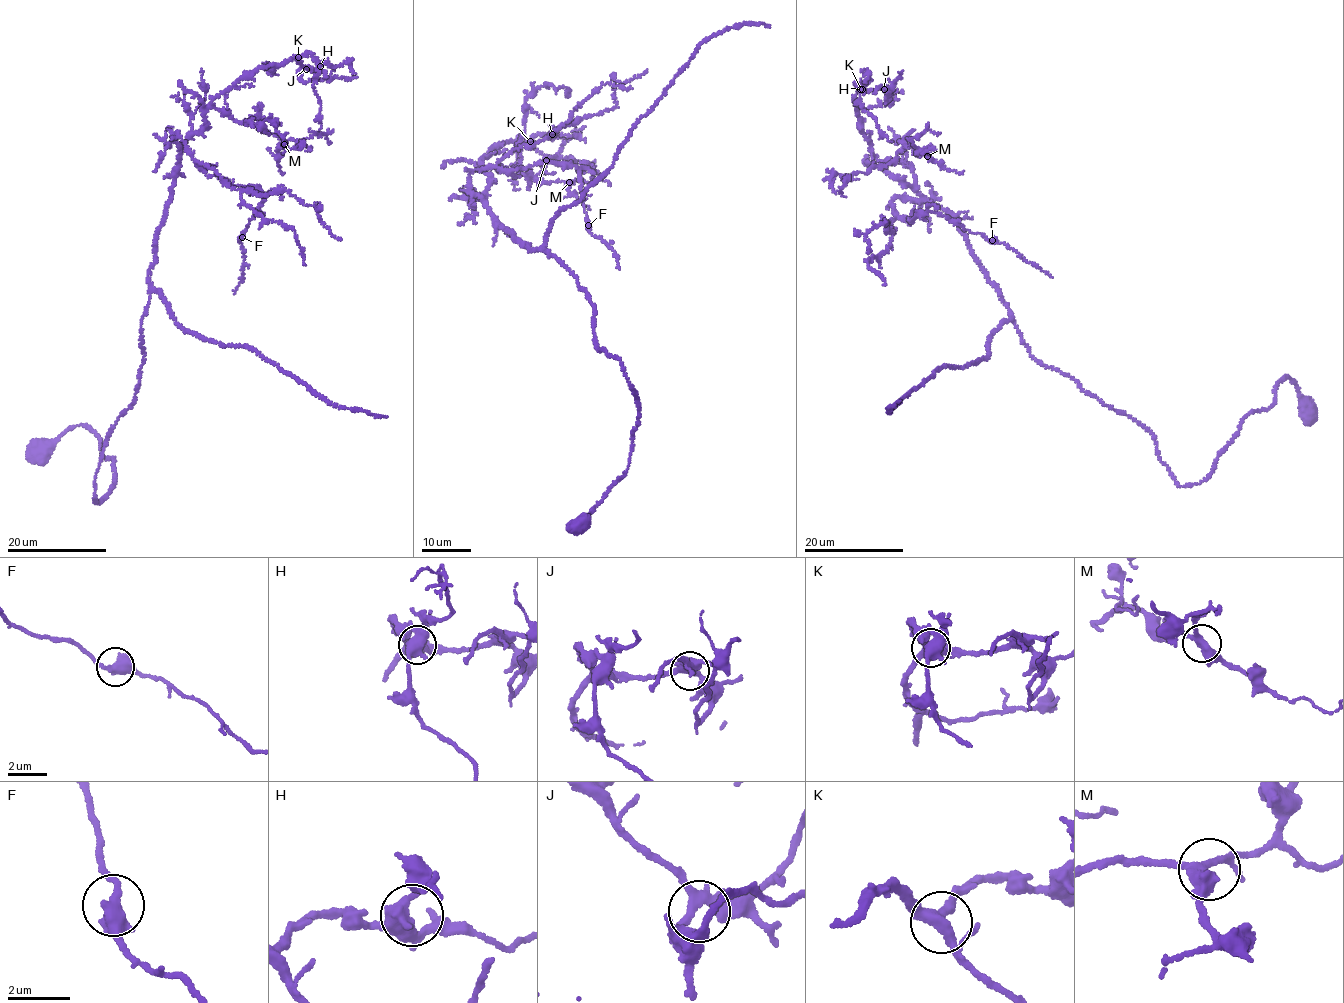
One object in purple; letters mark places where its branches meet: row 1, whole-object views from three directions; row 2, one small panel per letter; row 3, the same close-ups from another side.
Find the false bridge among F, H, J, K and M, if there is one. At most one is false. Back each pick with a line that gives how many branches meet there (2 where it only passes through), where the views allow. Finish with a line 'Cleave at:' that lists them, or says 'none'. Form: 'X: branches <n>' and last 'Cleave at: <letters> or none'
Cleave at: none

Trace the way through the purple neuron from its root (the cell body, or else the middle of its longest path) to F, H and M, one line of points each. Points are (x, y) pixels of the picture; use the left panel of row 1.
F: (40, 451), (88, 427), (111, 492), (96, 504), (139, 385), (178, 133), (207, 175), (268, 195), (241, 237)
H: (40, 451), (88, 427), (111, 492), (96, 504), (186, 140), (260, 68), (320, 66)
M: (40, 451), (88, 427), (111, 492), (96, 504), (186, 140), (212, 107), (284, 144)

